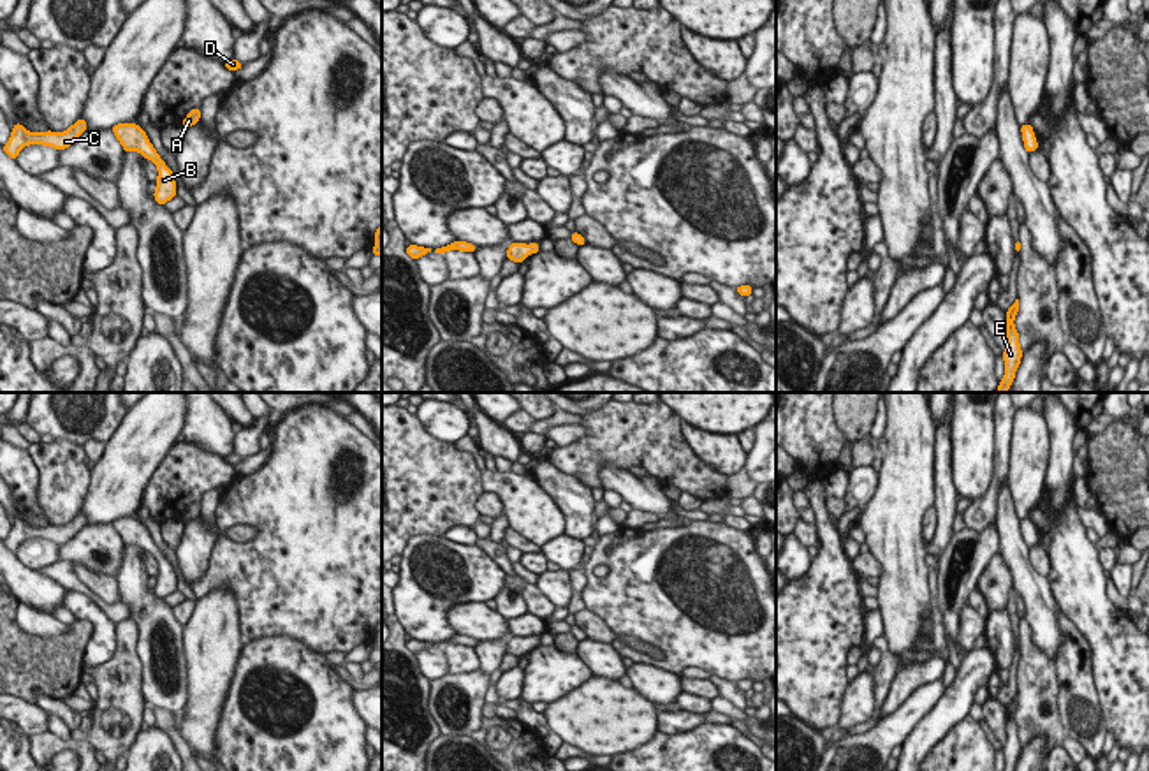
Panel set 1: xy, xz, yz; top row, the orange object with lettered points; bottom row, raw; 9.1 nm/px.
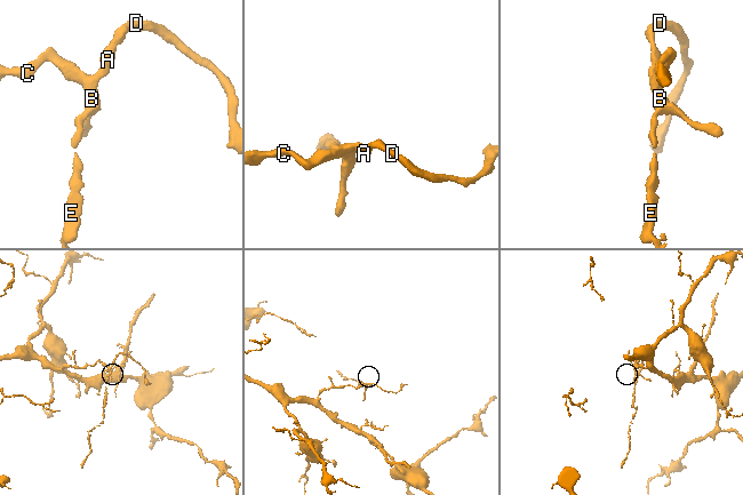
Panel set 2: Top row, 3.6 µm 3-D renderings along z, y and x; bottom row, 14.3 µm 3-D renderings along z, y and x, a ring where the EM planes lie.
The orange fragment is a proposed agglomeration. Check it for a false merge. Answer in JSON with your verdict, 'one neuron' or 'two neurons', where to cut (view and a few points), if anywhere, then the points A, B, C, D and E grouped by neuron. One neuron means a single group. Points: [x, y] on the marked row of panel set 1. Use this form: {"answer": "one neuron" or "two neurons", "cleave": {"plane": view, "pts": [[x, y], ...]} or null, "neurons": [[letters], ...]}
{"answer": "one neuron", "cleave": null, "neurons": [["A", "B", "C", "D", "E"]]}

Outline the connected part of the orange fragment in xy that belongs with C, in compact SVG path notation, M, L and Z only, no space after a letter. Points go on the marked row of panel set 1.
M79 118L72 127L65 132L28 132L21 123L16 123L9 141L4 144L4 151L11 158L18 158L21 148L28 144L44 144L56 148L58 151L69 148L84 130L88 128L84 118Z

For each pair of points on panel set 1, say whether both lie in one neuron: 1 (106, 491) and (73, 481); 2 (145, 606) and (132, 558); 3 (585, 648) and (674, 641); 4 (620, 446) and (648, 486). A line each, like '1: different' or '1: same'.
1: different
2: same
3: different
4: different

